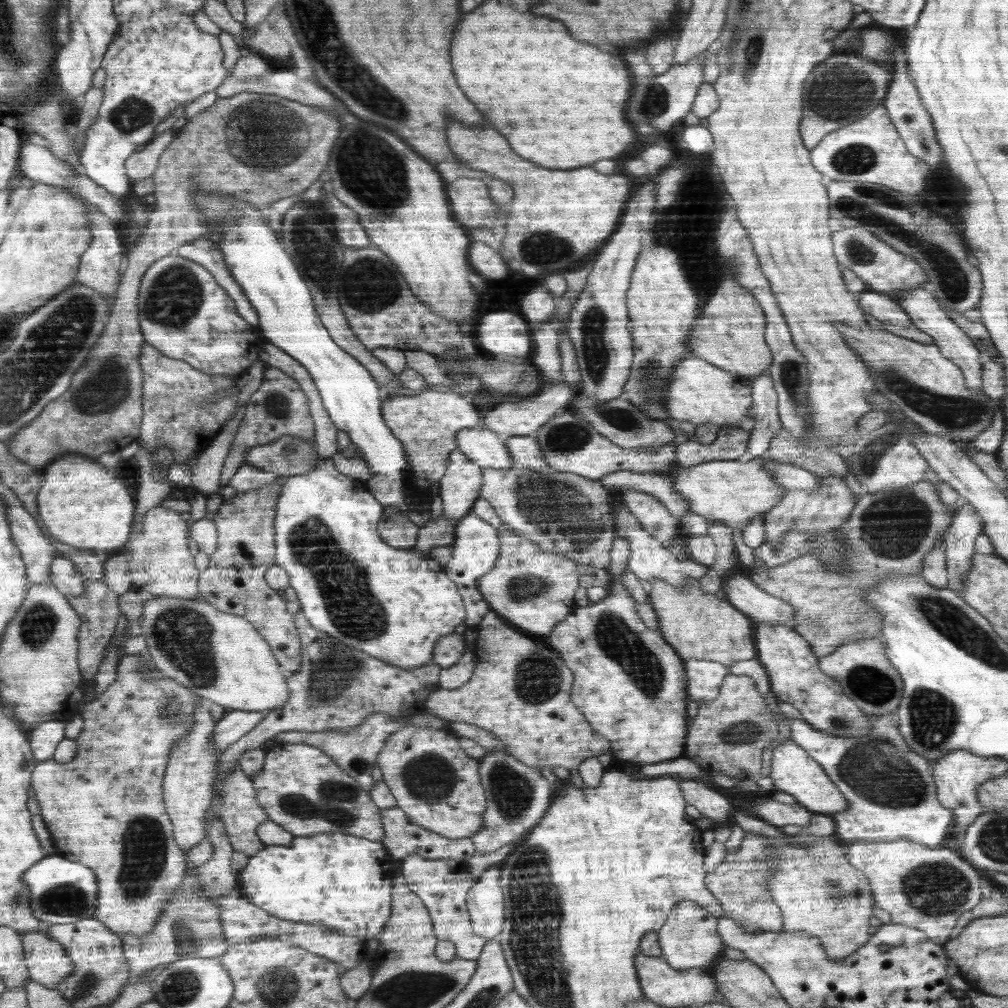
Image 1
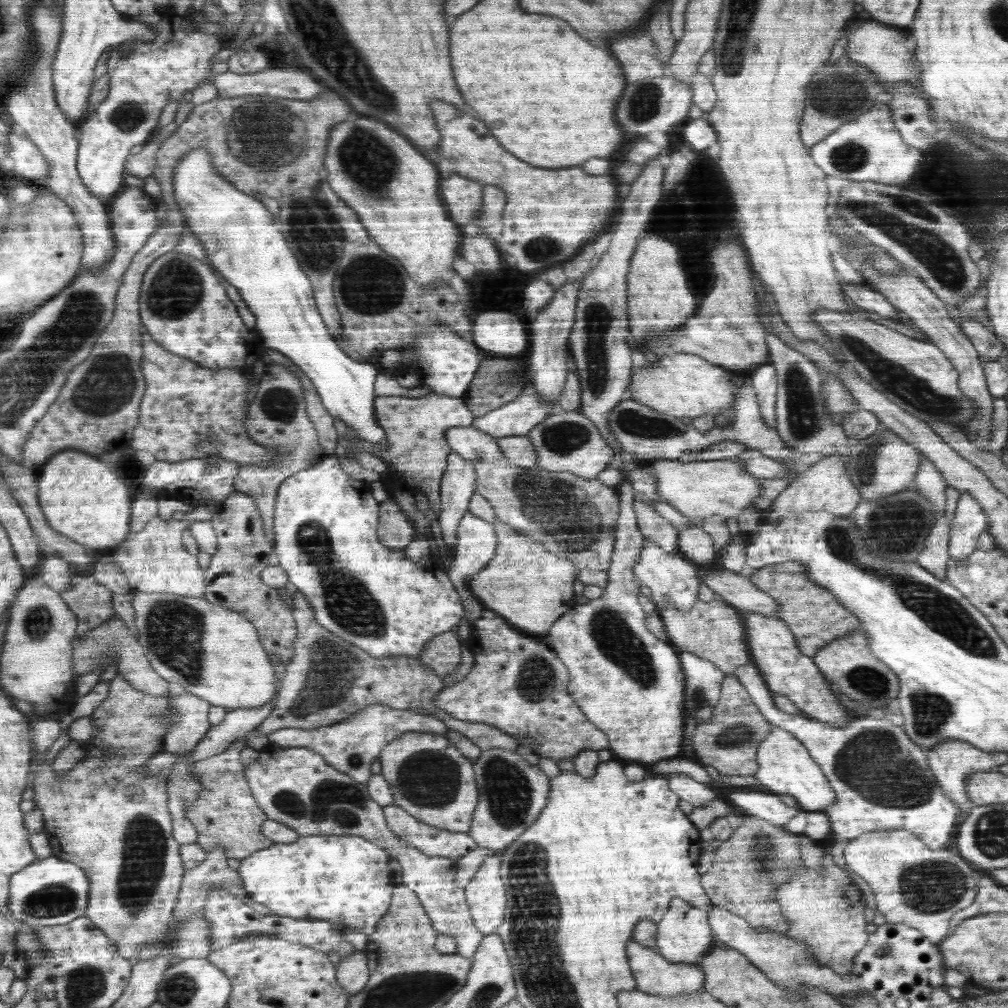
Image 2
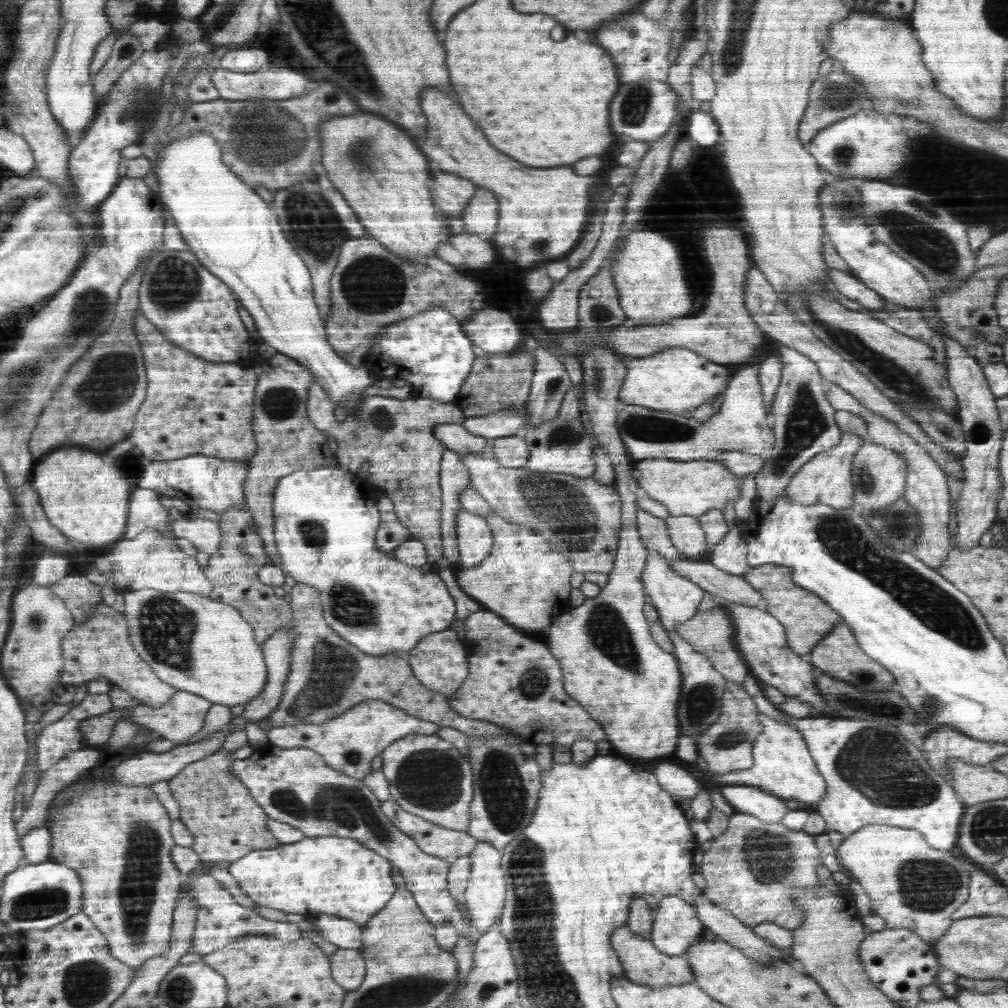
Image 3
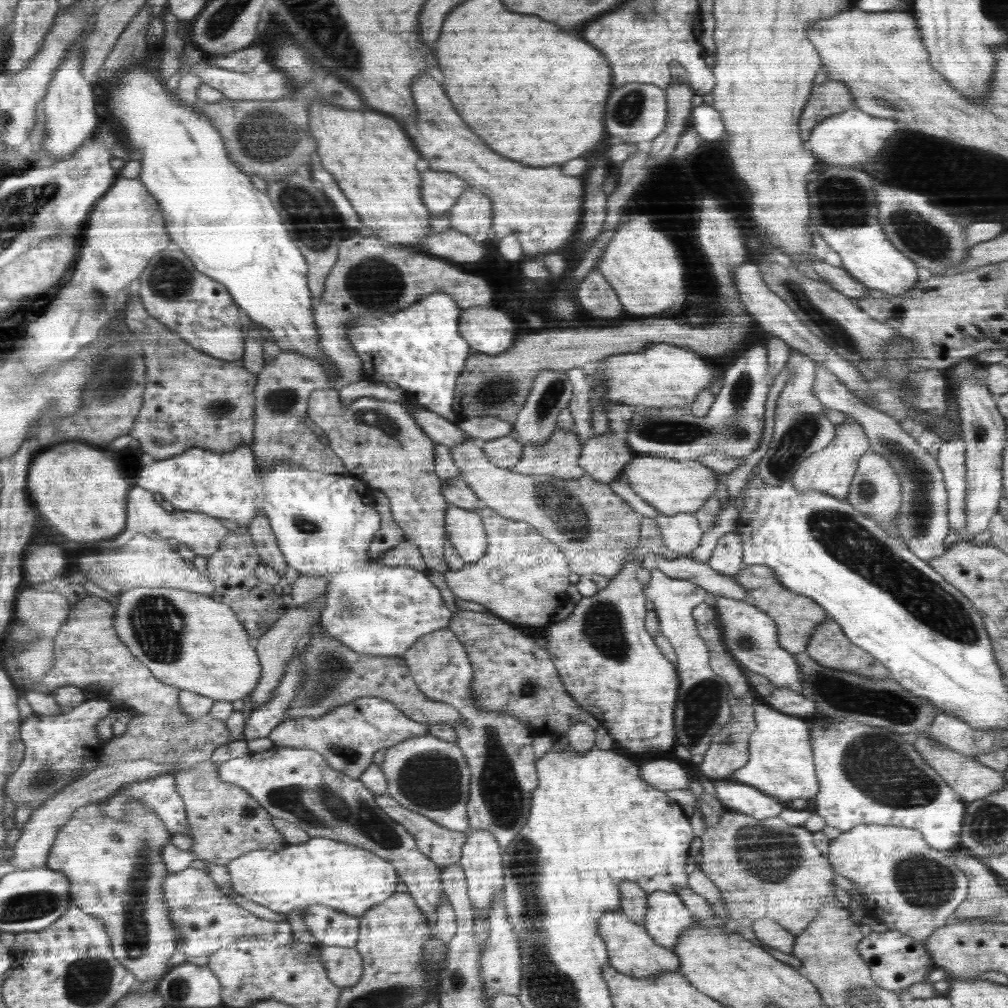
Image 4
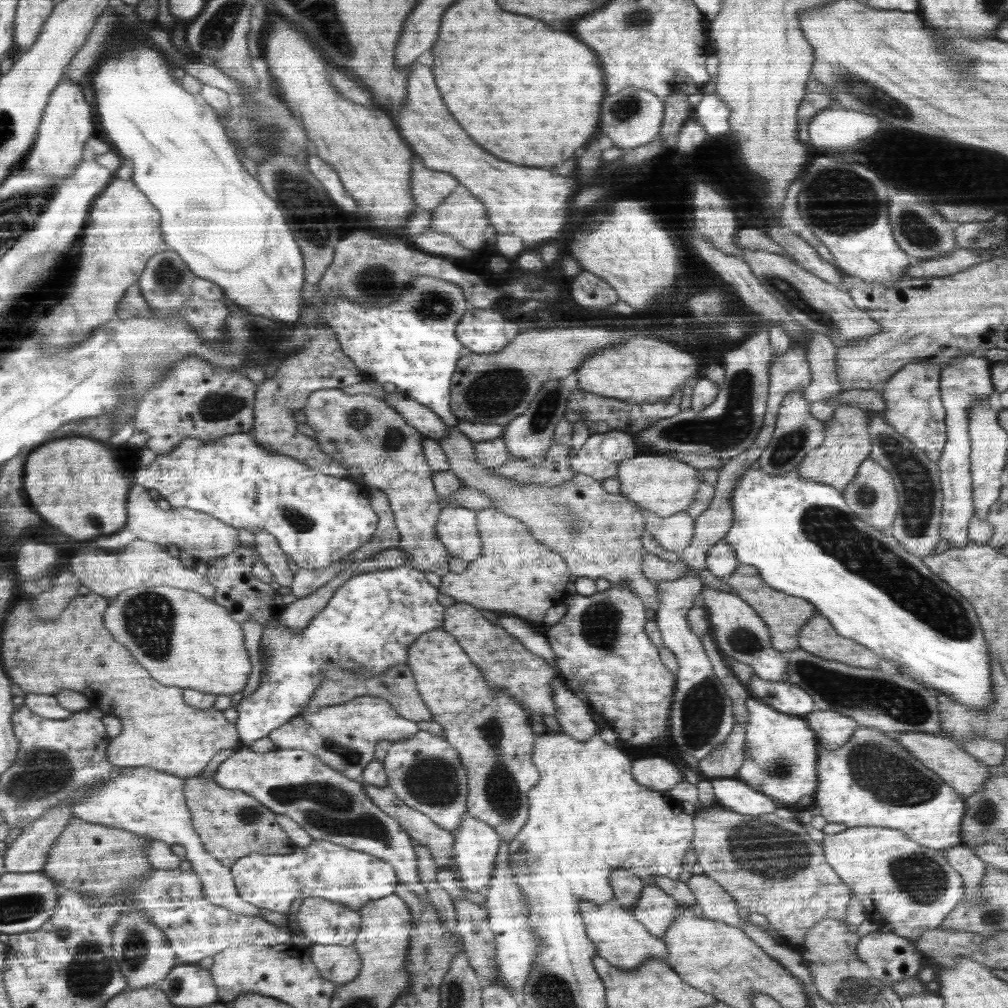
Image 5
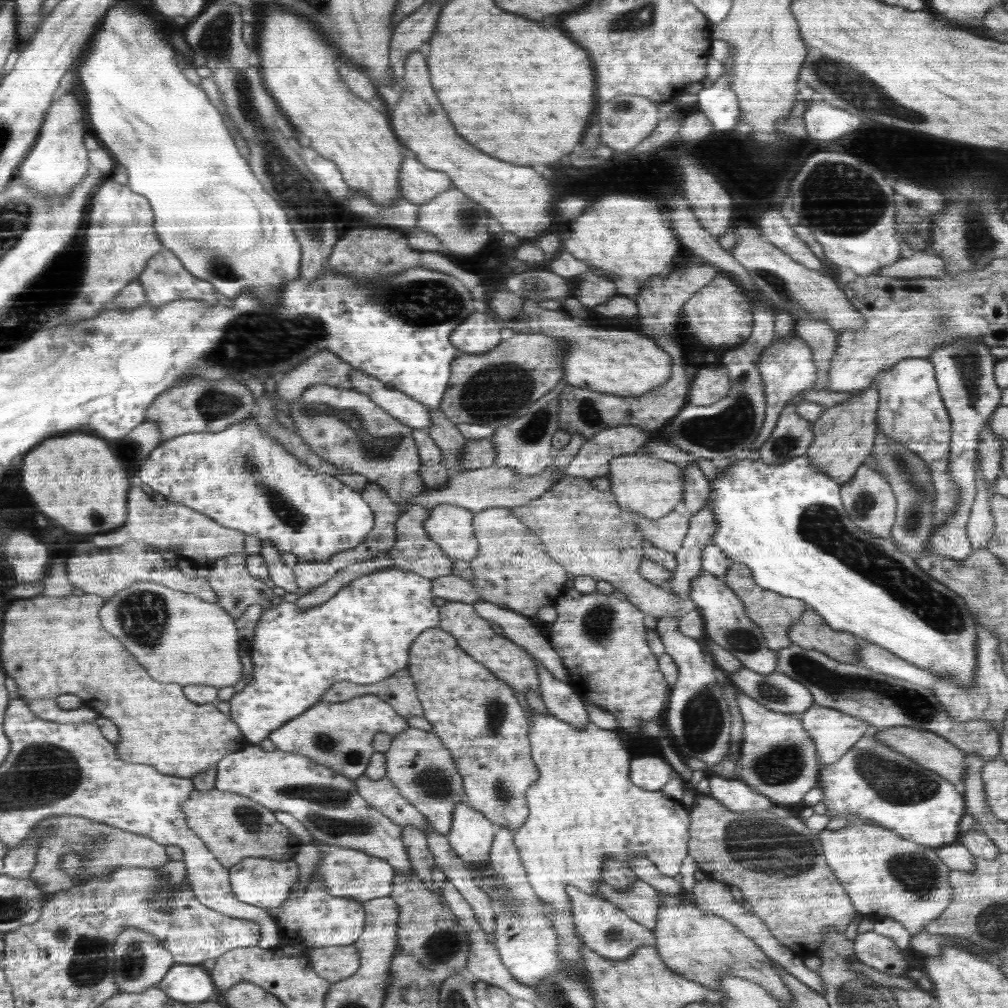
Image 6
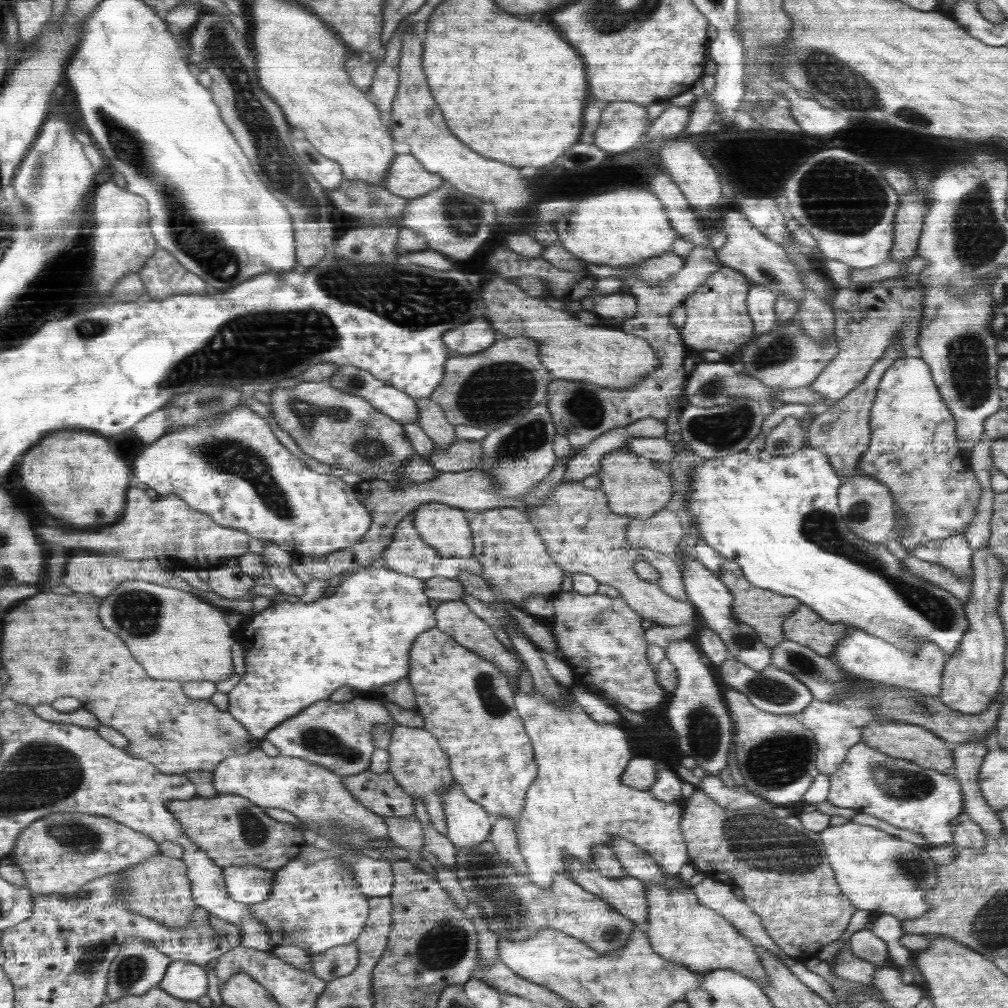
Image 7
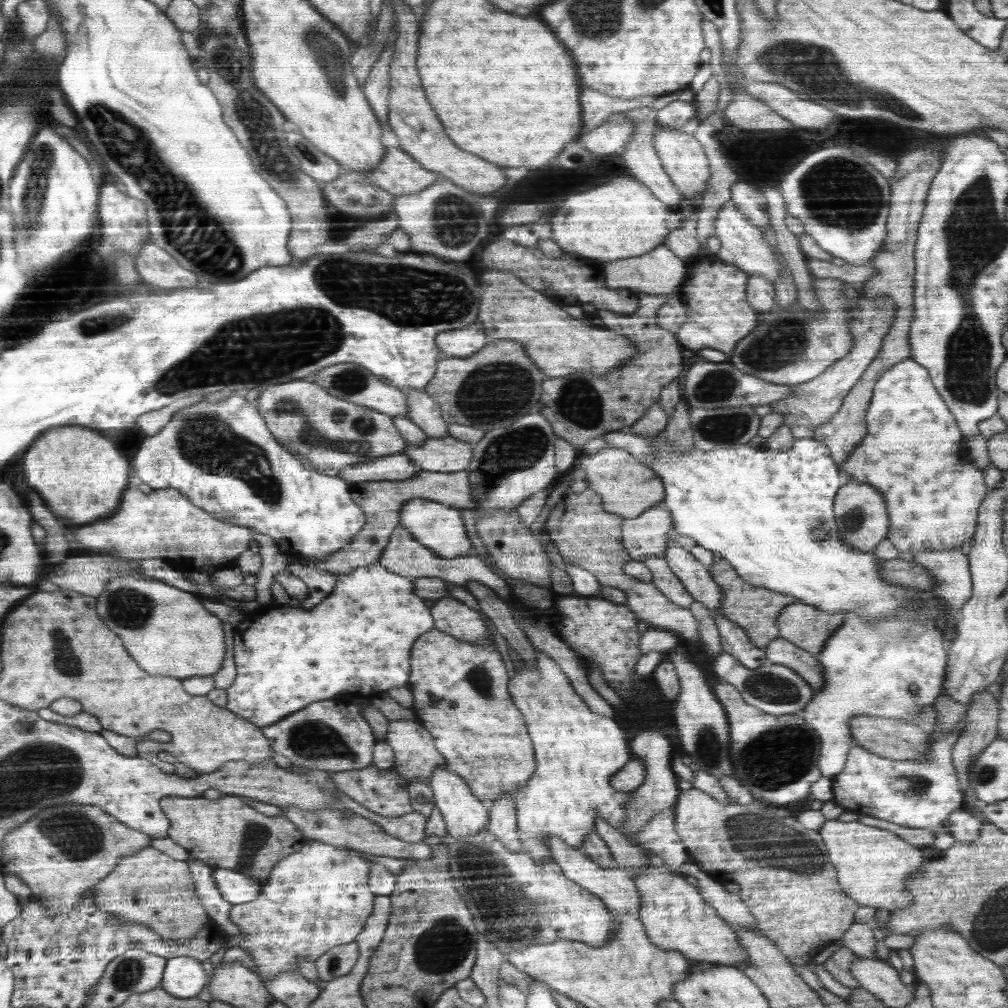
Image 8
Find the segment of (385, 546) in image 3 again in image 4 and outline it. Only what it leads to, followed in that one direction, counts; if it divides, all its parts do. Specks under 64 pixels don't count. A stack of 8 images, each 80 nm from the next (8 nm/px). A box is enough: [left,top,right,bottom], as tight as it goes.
[369,490,405,558]

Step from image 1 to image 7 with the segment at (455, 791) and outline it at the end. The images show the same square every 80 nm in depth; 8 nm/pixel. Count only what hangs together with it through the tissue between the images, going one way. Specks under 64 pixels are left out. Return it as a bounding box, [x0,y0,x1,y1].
[388,725,456,835]

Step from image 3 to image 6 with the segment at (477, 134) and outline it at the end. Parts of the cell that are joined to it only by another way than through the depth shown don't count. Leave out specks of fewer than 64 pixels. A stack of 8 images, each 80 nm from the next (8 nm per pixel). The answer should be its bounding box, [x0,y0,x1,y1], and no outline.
[389,50,558,242]

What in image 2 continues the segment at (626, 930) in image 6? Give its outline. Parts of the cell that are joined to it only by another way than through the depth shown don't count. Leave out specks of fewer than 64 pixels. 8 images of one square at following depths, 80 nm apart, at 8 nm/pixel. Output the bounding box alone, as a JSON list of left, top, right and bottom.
[628,940,705,997]

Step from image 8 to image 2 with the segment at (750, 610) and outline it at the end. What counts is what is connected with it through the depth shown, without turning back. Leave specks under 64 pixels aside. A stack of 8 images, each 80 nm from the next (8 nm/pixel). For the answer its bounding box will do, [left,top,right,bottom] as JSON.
[747,562,862,658]

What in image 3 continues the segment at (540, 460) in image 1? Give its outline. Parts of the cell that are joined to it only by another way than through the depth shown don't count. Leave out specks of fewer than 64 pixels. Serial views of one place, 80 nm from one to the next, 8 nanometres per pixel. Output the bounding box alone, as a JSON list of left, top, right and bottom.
[490,433,530,468]

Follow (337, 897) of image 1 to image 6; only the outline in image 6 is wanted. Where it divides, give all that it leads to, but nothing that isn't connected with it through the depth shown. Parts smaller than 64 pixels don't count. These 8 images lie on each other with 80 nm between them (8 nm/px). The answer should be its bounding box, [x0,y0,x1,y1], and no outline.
[230,844,395,909]

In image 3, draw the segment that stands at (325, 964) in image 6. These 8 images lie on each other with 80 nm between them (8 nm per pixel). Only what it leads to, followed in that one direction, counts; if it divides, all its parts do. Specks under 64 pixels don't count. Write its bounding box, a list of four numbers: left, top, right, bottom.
[329,948,368,990]

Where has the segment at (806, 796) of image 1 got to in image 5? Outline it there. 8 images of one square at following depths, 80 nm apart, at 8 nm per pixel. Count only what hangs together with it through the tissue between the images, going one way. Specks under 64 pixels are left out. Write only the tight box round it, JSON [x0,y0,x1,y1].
[736,698,819,806]

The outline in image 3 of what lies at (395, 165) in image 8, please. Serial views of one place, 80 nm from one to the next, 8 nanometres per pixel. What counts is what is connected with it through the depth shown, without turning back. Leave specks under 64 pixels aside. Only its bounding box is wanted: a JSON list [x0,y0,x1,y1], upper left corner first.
[431,171,478,217]

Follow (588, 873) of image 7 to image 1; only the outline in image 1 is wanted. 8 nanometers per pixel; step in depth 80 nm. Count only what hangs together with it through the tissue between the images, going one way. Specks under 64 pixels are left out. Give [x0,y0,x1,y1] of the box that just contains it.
[657,901,724,973]

